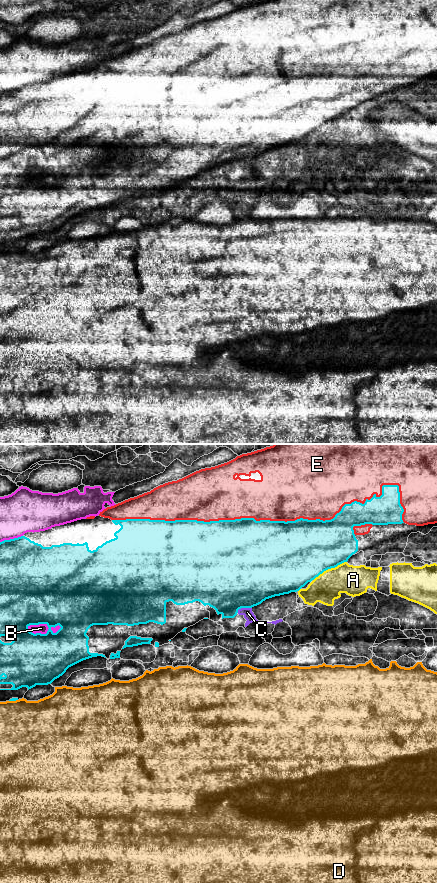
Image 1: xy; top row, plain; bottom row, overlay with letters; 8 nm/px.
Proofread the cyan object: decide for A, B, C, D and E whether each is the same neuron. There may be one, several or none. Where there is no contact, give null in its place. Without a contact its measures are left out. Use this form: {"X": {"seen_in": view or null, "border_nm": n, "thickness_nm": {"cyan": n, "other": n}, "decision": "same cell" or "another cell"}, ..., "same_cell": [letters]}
{"A": {"seen_in": "xy", "border_nm": 320, "thickness_nm": {"cyan": 460, "other": 240}, "decision": "another cell"}, "B": {"seen_in": "xy", "border_nm": 280, "thickness_nm": {"cyan": 500, "other": 80}, "decision": "another cell"}, "C": {"seen_in": "xy", "border_nm": 130, "thickness_nm": {"cyan": 500, "other": 80}, "decision": "another cell"}, "D": {"seen_in": "xy", "border_nm": 70, "thickness_nm": {"cyan": 30, "other": 440}, "decision": "another cell"}, "E": {"seen_in": "xy", "border_nm": 2350, "thickness_nm": {"cyan": 500, "other": 440}, "decision": "same cell"}, "same_cell": ["E"]}

